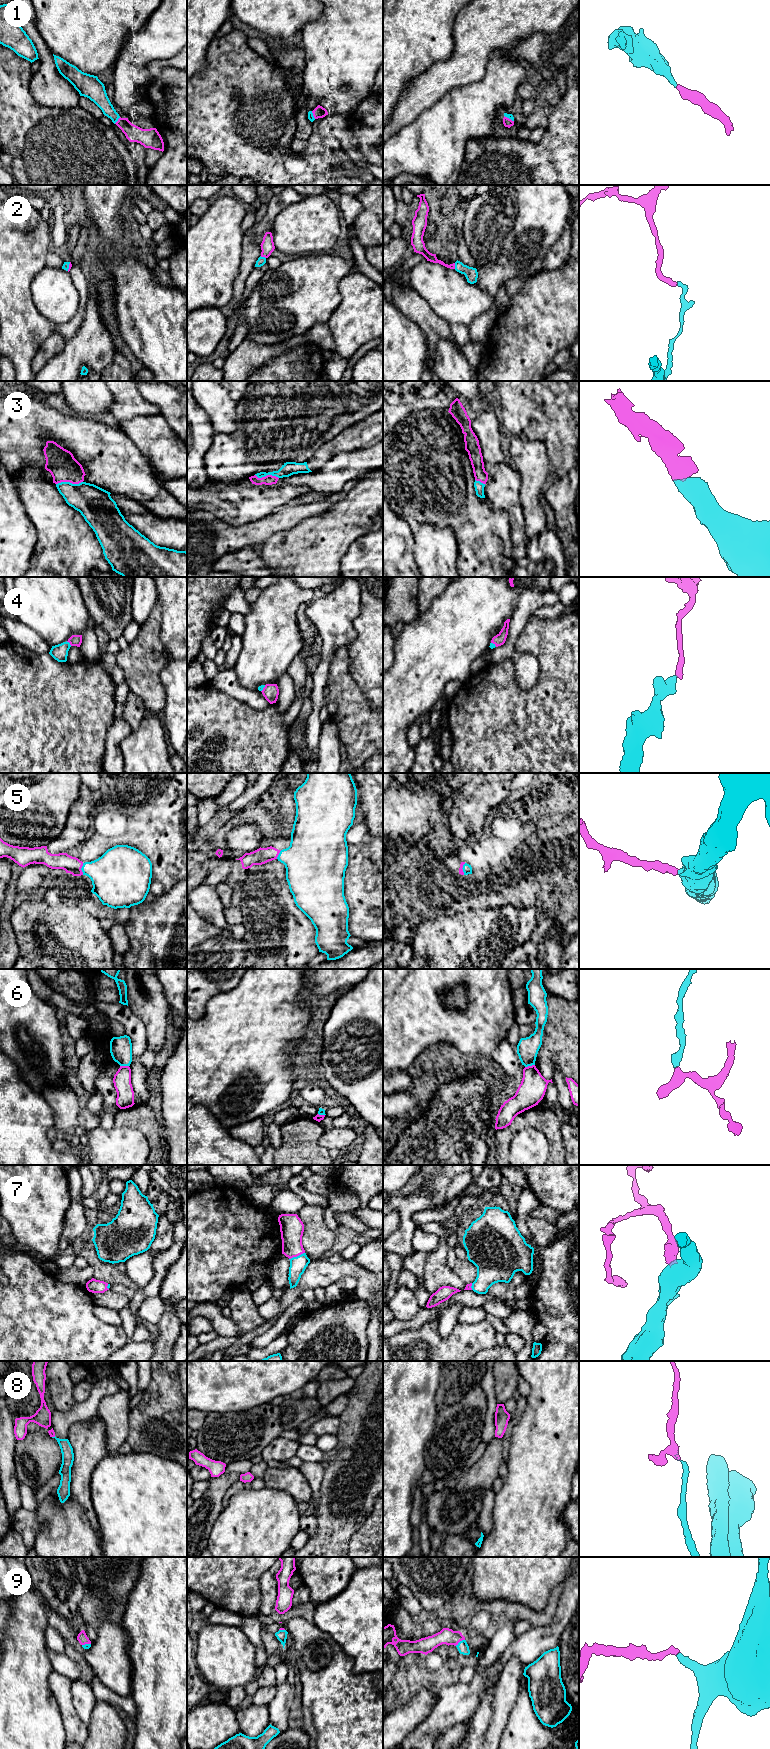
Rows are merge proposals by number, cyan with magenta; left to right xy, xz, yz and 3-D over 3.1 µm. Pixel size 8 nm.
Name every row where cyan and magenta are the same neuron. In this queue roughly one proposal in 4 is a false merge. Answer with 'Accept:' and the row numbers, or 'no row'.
Accept: 1, 2, 3, 4, 5, 7, 8, 9

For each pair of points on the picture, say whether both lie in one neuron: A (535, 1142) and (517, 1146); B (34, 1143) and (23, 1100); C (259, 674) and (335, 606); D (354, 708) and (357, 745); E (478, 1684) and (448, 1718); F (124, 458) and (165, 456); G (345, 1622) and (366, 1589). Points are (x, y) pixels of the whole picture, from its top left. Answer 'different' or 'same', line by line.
A: same
B: same
C: different
D: same
E: same
F: different
G: same

